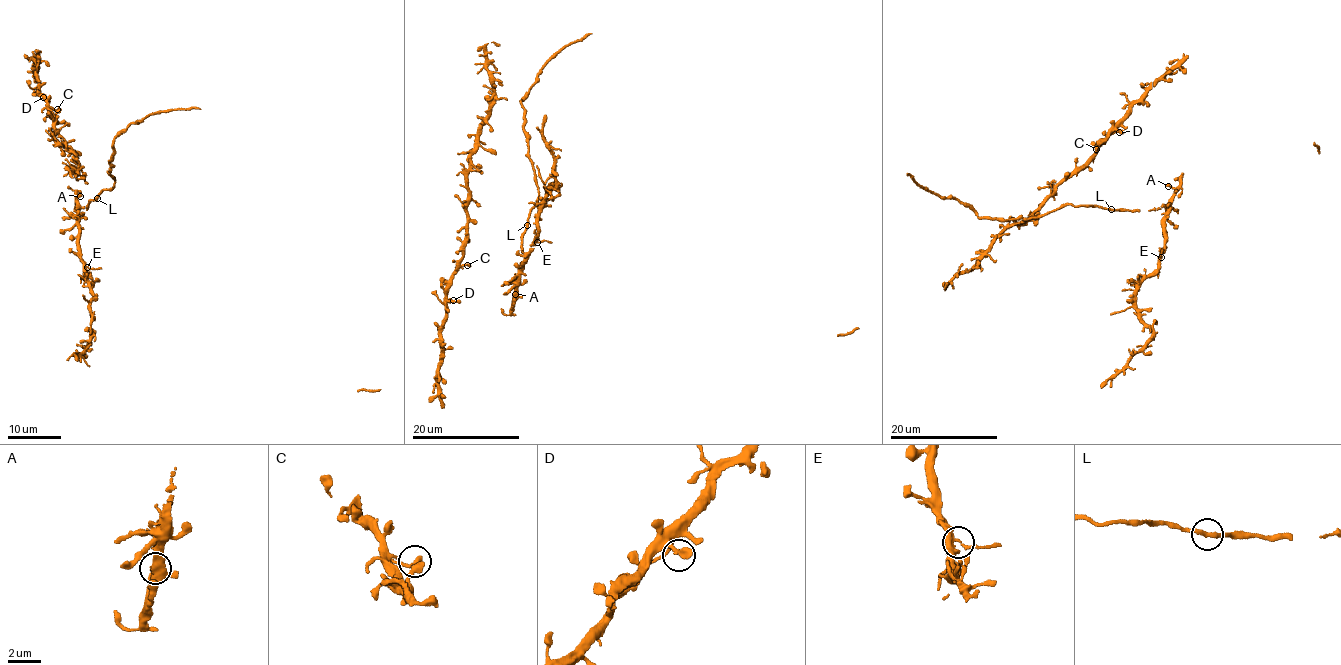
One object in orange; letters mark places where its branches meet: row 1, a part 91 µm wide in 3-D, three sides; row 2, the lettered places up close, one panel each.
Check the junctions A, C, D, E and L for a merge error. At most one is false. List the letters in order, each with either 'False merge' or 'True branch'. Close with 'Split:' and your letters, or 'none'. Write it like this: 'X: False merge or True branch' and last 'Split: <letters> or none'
A: True branch
C: True branch
D: True branch
E: True branch
L: True branch
Split: none

